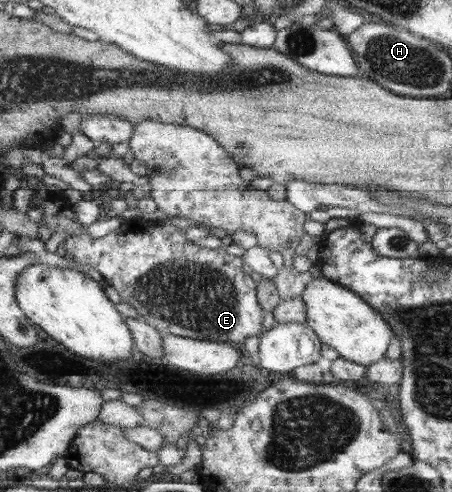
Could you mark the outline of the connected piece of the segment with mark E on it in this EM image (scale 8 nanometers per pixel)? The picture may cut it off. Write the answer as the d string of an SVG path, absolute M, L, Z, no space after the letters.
M49 190L49 194L45 197L41 197L41 195L36 197L35 195L34 206L38 206L43 210L44 218L42 225L46 225L50 229L51 235L57 233L68 234L61 251L63 251L70 259L74 258L74 261L78 261L78 263L88 263L93 269L99 271L108 282L108 285L113 286L121 295L122 301L129 302L135 307L140 313L141 318L149 322L153 327L156 327L162 335L179 335L186 338L193 337L193 339L198 340L233 342L235 345L239 343L239 346L241 346L247 337L251 337L252 335L260 337L265 331L267 331L267 329L263 328L263 319L265 319L266 310L262 307L261 300L258 298L258 282L255 281L250 274L245 275L245 271L243 271L245 259L243 259L242 256L238 257L235 255L229 255L229 253L226 253L223 249L215 250L200 247L197 244L193 244L191 239L187 239L186 229L177 228L171 224L160 224L155 221L148 221L142 217L135 217L133 220L128 221L123 230L119 232L110 233L105 237L95 239L78 220L77 212L71 207L67 200L65 200L60 193L55 193L52 190Z

